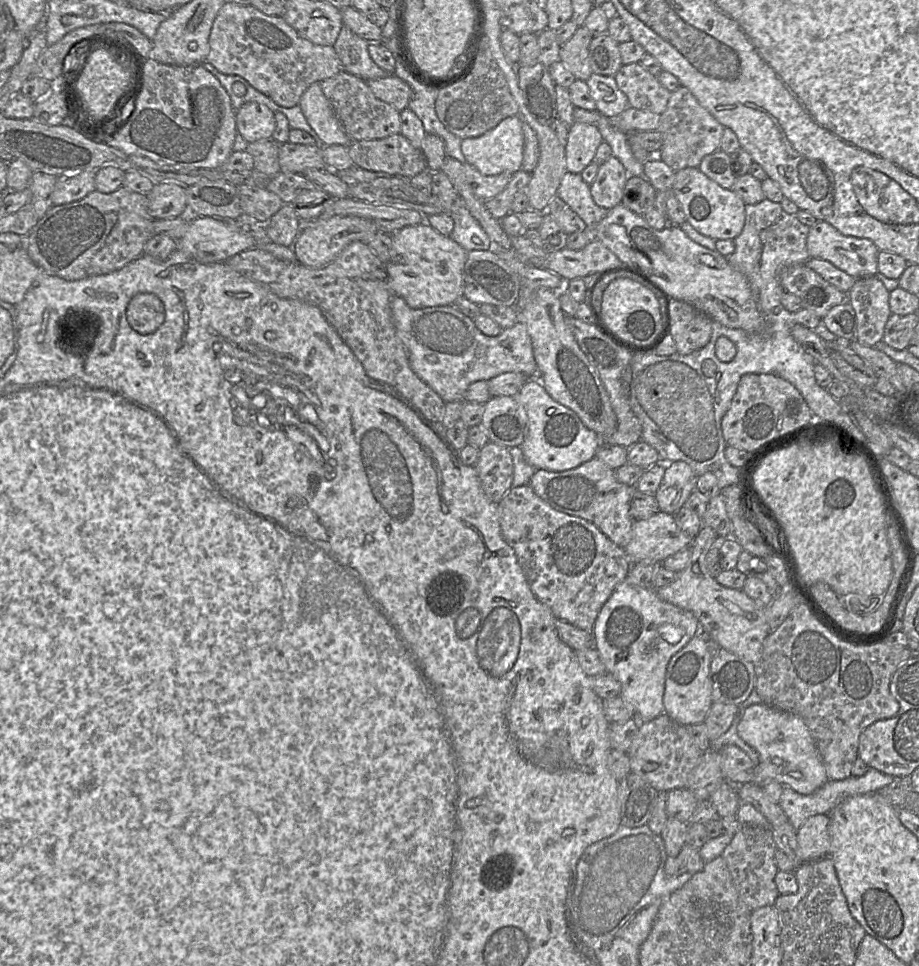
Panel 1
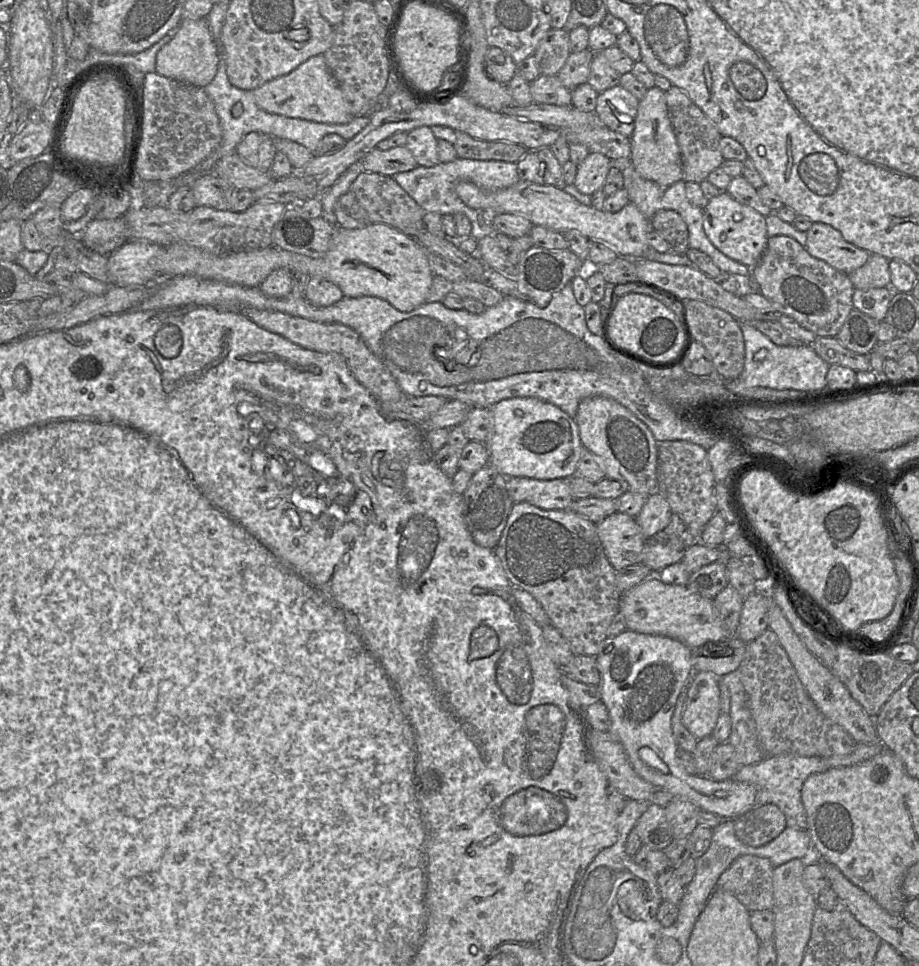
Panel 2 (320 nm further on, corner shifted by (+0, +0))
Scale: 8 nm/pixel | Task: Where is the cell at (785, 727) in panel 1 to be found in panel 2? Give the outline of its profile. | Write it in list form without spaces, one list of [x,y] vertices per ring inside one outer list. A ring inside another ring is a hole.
[[[626,630],[614,638],[606,638],[603,650],[596,656],[596,662],[600,671],[598,688],[601,701],[610,717],[608,731],[623,745],[635,772],[658,790],[652,803],[665,806],[672,798],[680,798],[722,820],[736,819],[755,807],[756,789],[753,786],[733,779],[714,781],[707,776],[689,775],[679,761],[678,744],[672,731],[672,716],[680,693],[695,672],[691,648],[666,636]]]

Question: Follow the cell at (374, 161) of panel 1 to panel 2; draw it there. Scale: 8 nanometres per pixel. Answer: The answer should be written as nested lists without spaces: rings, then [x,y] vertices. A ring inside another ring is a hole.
[[[405,146],[388,150],[374,148],[361,161],[365,172],[391,177],[400,172],[411,171],[418,166],[414,156]]]

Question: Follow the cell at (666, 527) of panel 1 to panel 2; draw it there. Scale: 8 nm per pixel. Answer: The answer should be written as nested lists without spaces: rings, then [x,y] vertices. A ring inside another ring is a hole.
[[[615,512],[599,522],[597,528],[605,554],[616,570],[642,562],[647,538],[635,517]]]

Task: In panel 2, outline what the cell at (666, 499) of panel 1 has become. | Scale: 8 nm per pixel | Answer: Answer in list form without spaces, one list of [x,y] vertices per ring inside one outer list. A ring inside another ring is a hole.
[[[656,492],[648,496],[642,510],[635,518],[643,535],[650,538],[668,526],[672,513],[666,499]]]

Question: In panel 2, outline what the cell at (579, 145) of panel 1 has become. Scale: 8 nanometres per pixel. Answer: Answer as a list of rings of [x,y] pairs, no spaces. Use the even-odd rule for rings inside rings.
[[[590,152],[577,165],[577,173],[573,185],[581,193],[591,195],[596,190],[603,189],[610,167],[610,158],[598,152]]]

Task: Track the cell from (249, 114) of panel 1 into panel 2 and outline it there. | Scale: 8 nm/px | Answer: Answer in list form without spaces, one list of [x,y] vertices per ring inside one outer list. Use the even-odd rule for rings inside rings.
[[[250,132],[238,144],[235,153],[245,164],[269,172],[276,154],[274,138],[261,132]]]

